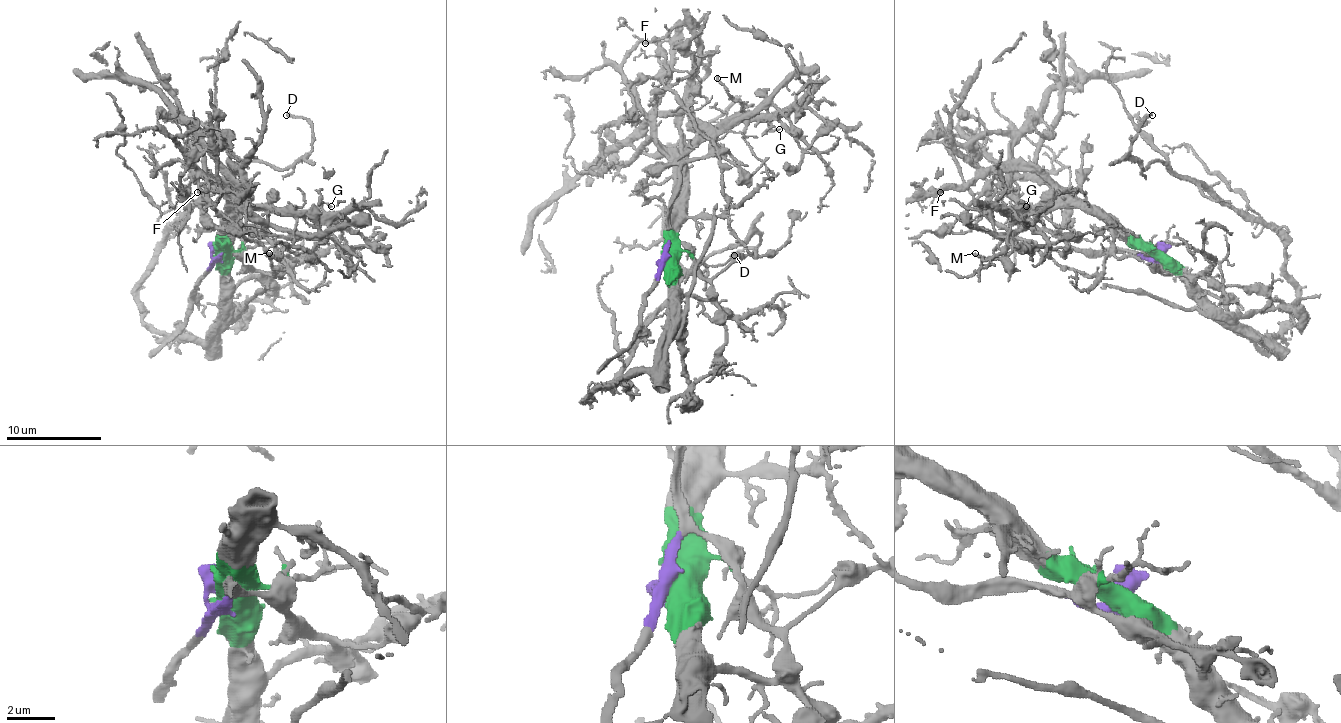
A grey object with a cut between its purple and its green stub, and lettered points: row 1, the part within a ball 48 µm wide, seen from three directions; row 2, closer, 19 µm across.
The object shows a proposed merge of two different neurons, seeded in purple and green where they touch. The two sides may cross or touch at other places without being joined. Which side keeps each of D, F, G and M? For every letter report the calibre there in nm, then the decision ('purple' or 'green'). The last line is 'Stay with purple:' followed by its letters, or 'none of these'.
D: 200 nm thick; green
F: 200 nm thick; green
G: 140 nm thick; green
M: 170 nm thick; green
Stay with purple: none of these

